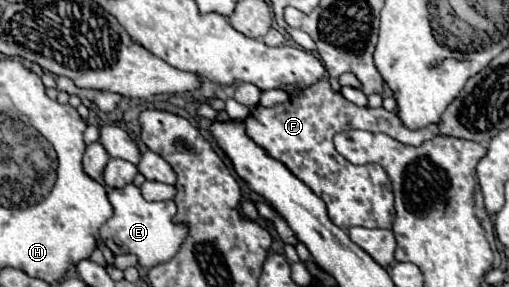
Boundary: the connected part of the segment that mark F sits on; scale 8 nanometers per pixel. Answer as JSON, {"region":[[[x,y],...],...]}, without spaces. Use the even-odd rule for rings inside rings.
{"region":[[[319,80],[317,84],[313,84],[311,88],[307,88],[307,92],[303,92],[299,98],[287,100],[279,106],[273,108],[255,108],[253,114],[247,116],[245,120],[247,124],[247,134],[261,146],[267,150],[269,156],[275,156],[277,160],[281,160],[301,182],[305,182],[319,198],[325,200],[327,210],[329,210],[329,218],[343,230],[351,228],[351,226],[365,226],[365,228],[391,228],[393,226],[393,216],[395,216],[395,208],[393,208],[393,192],[391,192],[391,182],[385,174],[385,170],[379,164],[363,164],[363,166],[353,166],[349,160],[345,160],[333,146],[333,136],[337,132],[343,130],[369,130],[369,132],[385,132],[391,138],[403,142],[403,144],[411,144],[411,146],[419,146],[431,138],[435,138],[439,134],[437,124],[429,124],[425,128],[417,128],[417,130],[409,130],[397,114],[387,112],[385,108],[359,107],[347,100],[343,100],[341,94],[335,94],[329,86],[329,80]]]}

